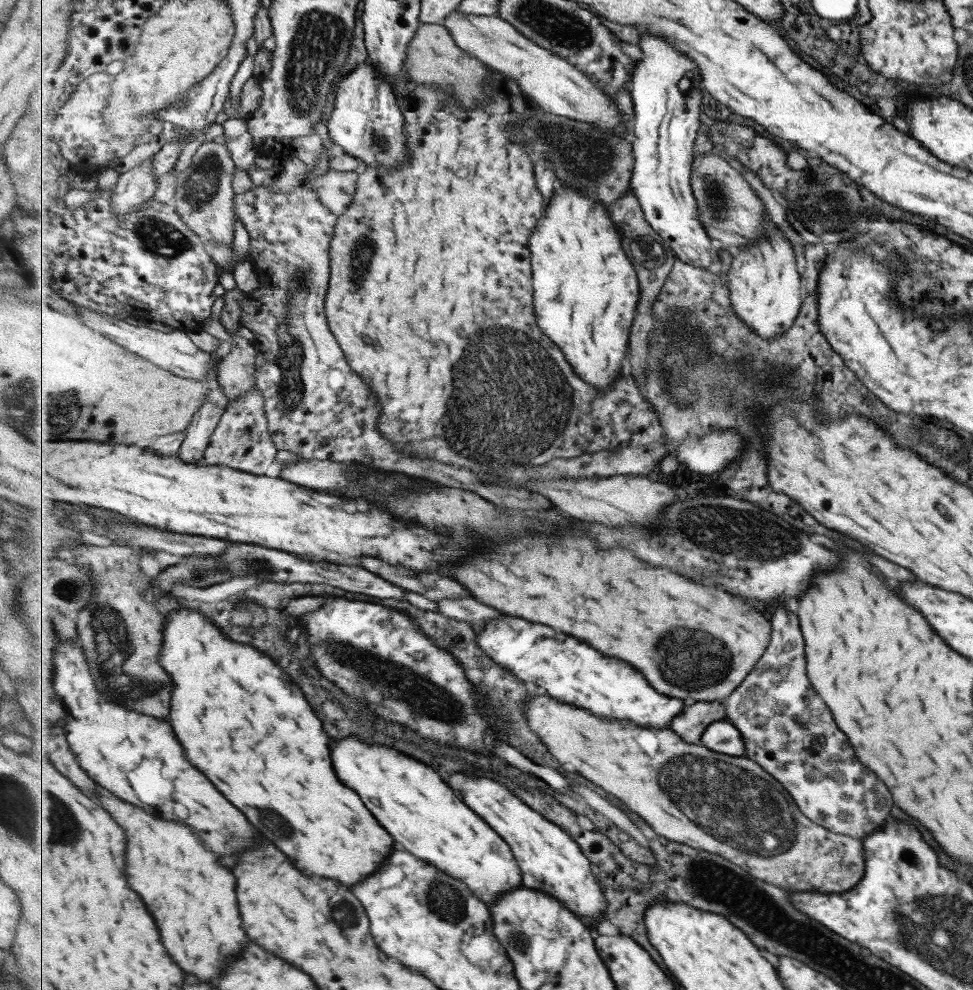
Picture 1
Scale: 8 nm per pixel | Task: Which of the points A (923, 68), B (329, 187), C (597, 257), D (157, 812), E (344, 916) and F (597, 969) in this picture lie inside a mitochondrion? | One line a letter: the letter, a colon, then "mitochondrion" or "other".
A: other
B: other
C: other
D: other
E: mitochondrion
F: other

